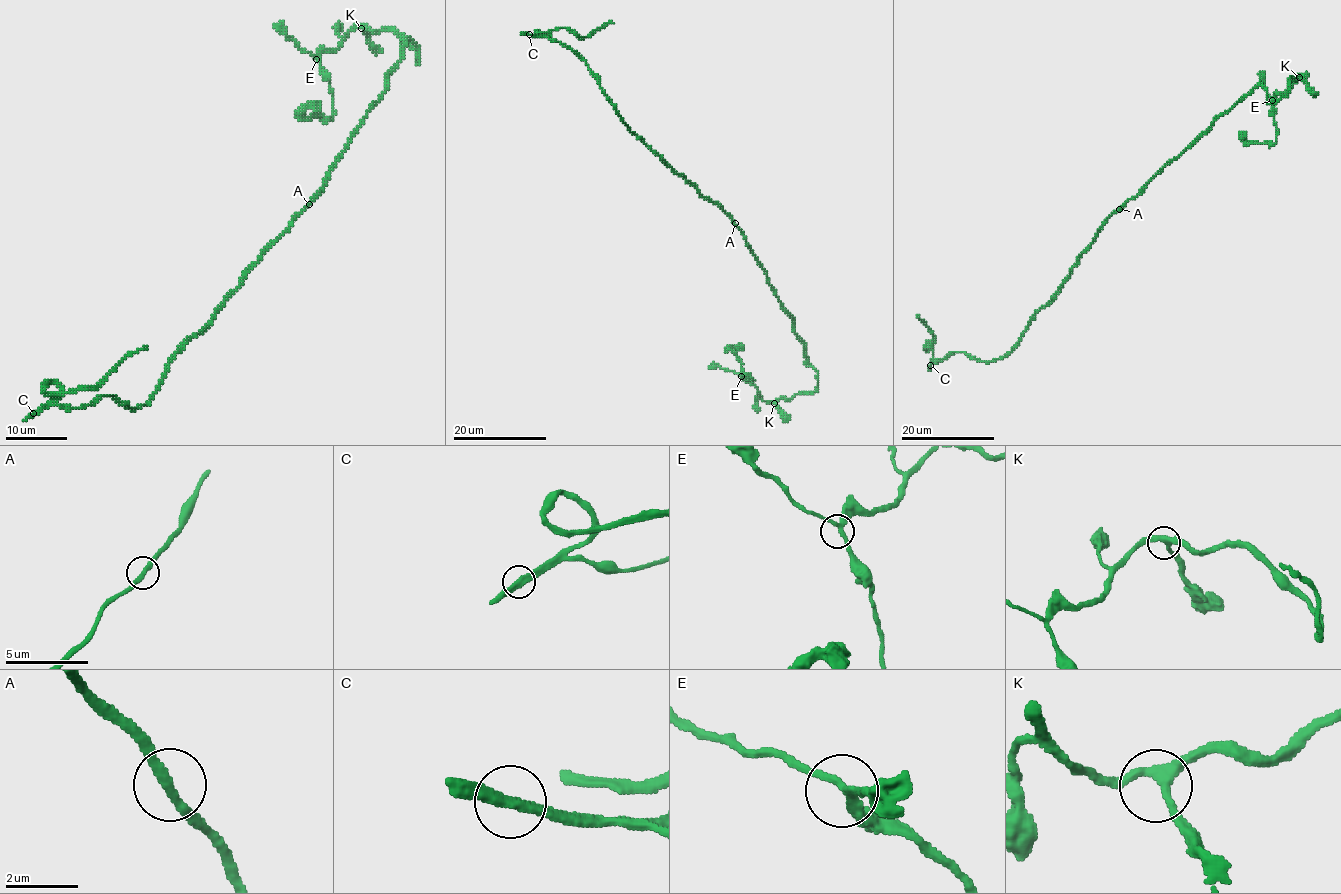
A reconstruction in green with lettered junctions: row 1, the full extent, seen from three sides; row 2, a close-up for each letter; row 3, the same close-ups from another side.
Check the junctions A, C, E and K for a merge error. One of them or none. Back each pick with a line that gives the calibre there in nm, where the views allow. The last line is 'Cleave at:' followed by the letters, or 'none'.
Cleave at: none

